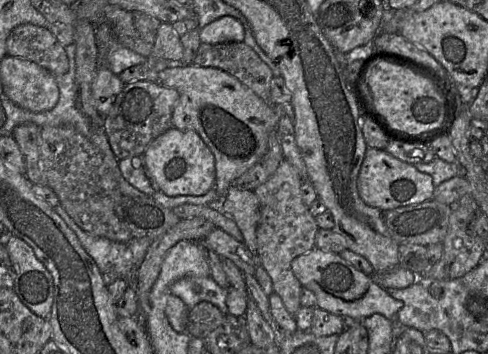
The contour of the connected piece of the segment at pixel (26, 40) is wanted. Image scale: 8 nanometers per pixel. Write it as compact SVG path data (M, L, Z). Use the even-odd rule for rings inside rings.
M30 23L15 27L6 40L6 51L8 56L34 62L54 76L69 69L64 47L47 27Z

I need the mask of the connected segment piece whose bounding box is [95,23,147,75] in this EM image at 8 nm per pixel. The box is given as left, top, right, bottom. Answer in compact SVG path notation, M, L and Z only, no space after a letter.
M108 23L96 27L95 39L98 49L98 67L106 67L116 75L147 60L145 56L122 46Z

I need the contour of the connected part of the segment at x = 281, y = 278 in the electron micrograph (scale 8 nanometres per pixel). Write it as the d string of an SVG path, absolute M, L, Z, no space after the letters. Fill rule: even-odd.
M284 159L274 174L254 190L260 204L260 219L256 229L259 263L271 278L274 292L294 317L301 308L302 285L293 274L291 262L315 247L315 237L319 229L315 217L302 200L303 182L296 169Z

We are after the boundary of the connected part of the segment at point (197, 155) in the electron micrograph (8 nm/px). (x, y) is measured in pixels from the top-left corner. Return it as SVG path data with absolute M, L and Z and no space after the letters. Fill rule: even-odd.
M171 127L155 138L143 153L150 175L167 196L201 196L215 186L215 159L210 148L193 130Z

